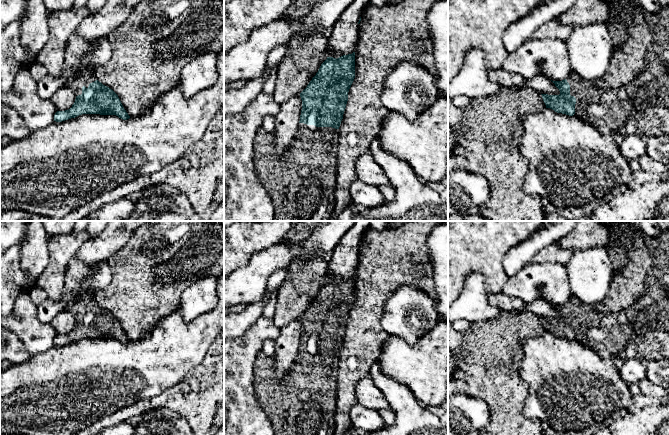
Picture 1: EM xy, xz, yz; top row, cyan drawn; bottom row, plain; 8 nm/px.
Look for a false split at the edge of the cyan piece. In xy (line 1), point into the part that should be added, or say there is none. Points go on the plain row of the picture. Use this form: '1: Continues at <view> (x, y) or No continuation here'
1: Continues at xy (85, 301)

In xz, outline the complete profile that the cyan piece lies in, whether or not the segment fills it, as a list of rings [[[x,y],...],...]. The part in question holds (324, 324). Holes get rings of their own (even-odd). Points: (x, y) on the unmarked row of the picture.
[[[355,276],[339,282],[327,281],[318,296],[300,317],[302,334],[297,355],[288,376],[278,381],[275,359],[260,351],[254,364],[254,394],[267,414],[275,435],[333,435],[337,397],[339,351],[348,325],[348,316],[355,302]]]

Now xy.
[[[93,293],[82,294],[66,310],[74,314],[75,326],[70,333],[57,335],[54,345],[62,346],[82,338],[116,339],[123,344],[130,342],[118,319],[97,304]]]

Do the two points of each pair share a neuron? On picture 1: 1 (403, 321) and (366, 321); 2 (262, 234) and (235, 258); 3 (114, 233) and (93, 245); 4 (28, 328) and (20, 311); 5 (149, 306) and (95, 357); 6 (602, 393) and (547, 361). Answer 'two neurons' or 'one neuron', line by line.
1: two neurons
2: one neuron
3: one neuron
4: one neuron
5: two neurons
6: one neuron

